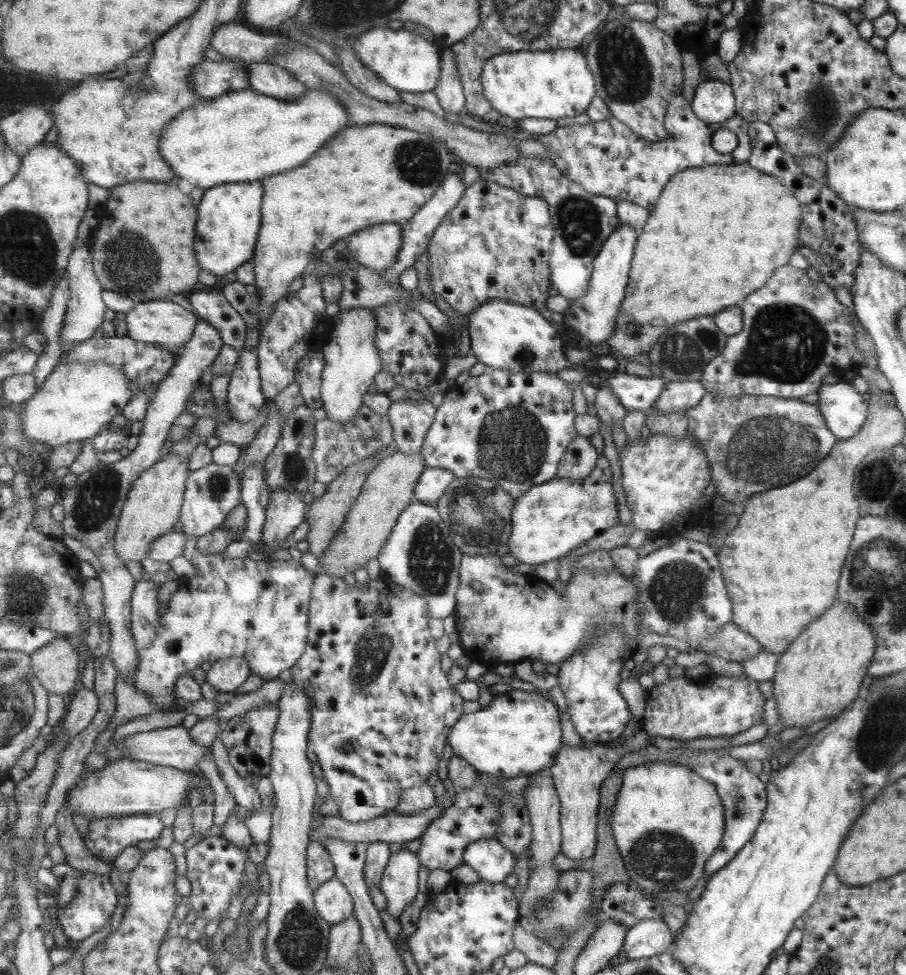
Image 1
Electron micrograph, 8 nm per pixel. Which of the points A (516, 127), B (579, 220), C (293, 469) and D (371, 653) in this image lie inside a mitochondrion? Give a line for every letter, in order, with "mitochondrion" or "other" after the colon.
A: other
B: mitochondrion
C: mitochondrion
D: mitochondrion

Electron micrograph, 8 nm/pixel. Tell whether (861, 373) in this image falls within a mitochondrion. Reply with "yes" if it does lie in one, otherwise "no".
no

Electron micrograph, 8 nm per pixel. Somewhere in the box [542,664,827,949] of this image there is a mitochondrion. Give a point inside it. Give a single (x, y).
(662, 859)

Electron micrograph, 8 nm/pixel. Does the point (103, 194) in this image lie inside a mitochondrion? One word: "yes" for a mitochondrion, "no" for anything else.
no

